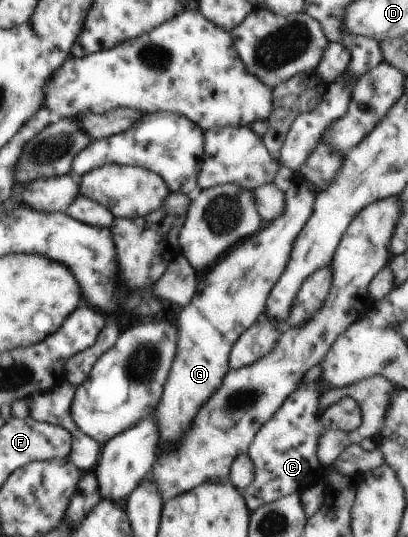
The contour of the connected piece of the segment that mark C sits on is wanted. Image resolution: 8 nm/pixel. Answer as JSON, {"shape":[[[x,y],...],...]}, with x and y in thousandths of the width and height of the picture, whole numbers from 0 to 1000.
{"shape":[[[735,715],[676,765],[674,775],[627,806],[605,842],[625,864],[625,888],[593,920],[613,952],[699,924],[738,920],[765,901],[787,898],[801,870],[777,855],[784,810],[799,799],[868,803],[882,793],[885,764],[868,743],[838,743],[801,762],[787,760],[782,741],[792,723],[784,715],[779,730],[770,719],[740,723]]]}

